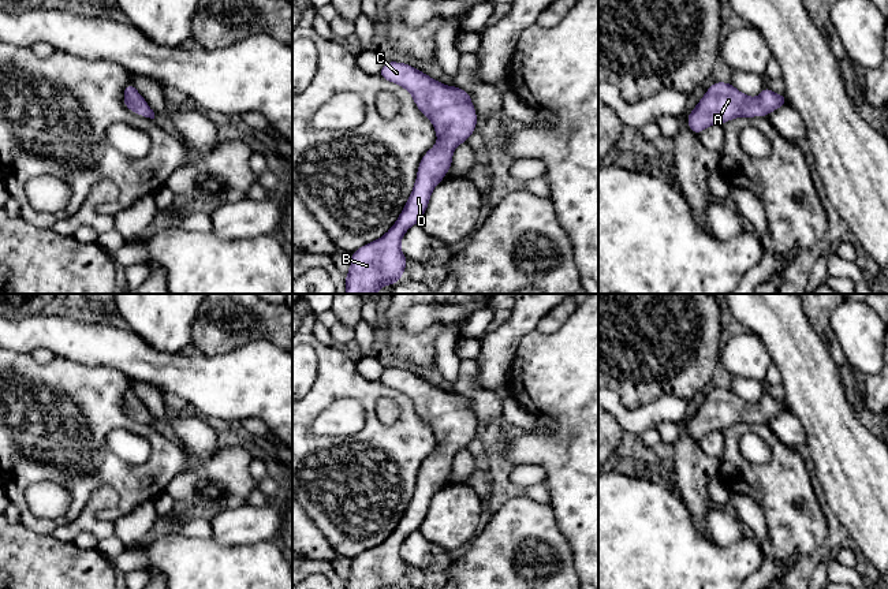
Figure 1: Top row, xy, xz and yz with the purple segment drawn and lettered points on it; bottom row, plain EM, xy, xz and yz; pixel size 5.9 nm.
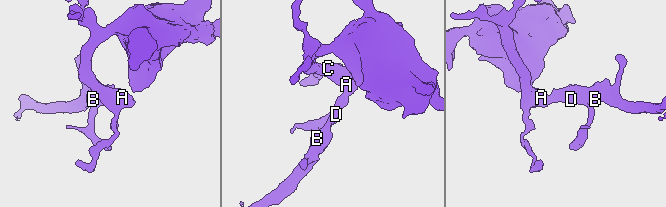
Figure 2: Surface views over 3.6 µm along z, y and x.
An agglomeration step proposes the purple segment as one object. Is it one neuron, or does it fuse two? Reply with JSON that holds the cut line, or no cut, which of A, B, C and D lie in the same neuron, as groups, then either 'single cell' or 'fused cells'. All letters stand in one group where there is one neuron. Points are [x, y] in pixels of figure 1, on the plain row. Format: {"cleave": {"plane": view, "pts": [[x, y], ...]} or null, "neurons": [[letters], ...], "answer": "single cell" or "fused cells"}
{"cleave": null, "neurons": [["A", "B", "C", "D"]], "answer": "single cell"}

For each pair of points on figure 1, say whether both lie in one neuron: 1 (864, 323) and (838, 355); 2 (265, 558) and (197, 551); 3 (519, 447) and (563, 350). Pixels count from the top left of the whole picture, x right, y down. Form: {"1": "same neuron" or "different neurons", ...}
{"1": "different neurons", "2": "same neuron", "3": "same neuron"}

